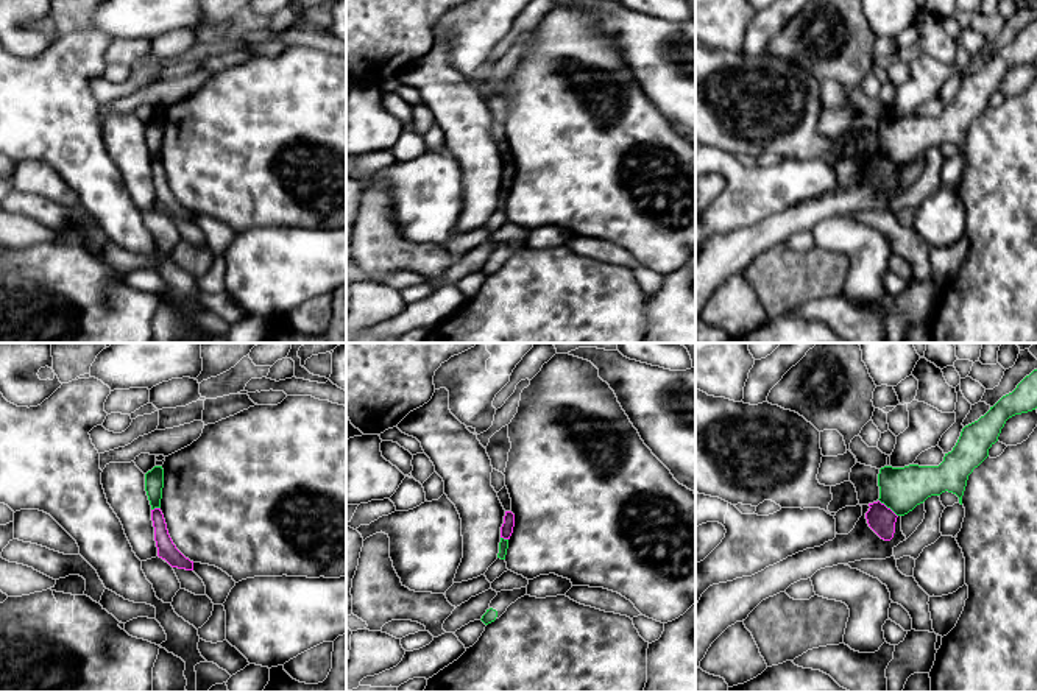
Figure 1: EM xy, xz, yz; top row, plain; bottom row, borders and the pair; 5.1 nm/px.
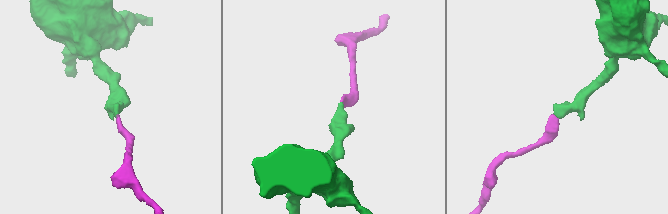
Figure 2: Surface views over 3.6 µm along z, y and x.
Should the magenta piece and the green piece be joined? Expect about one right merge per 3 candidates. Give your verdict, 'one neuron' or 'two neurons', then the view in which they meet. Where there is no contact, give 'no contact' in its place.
two neurons; meets magenta in yz

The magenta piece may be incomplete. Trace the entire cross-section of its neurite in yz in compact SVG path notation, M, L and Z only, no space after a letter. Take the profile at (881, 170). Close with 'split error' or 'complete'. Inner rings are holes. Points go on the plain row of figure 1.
M873 153L869 154L869 162L865 164L865 170L869 178L884 192L890 192L895 184L897 165L887 159L884 154Z; complete

